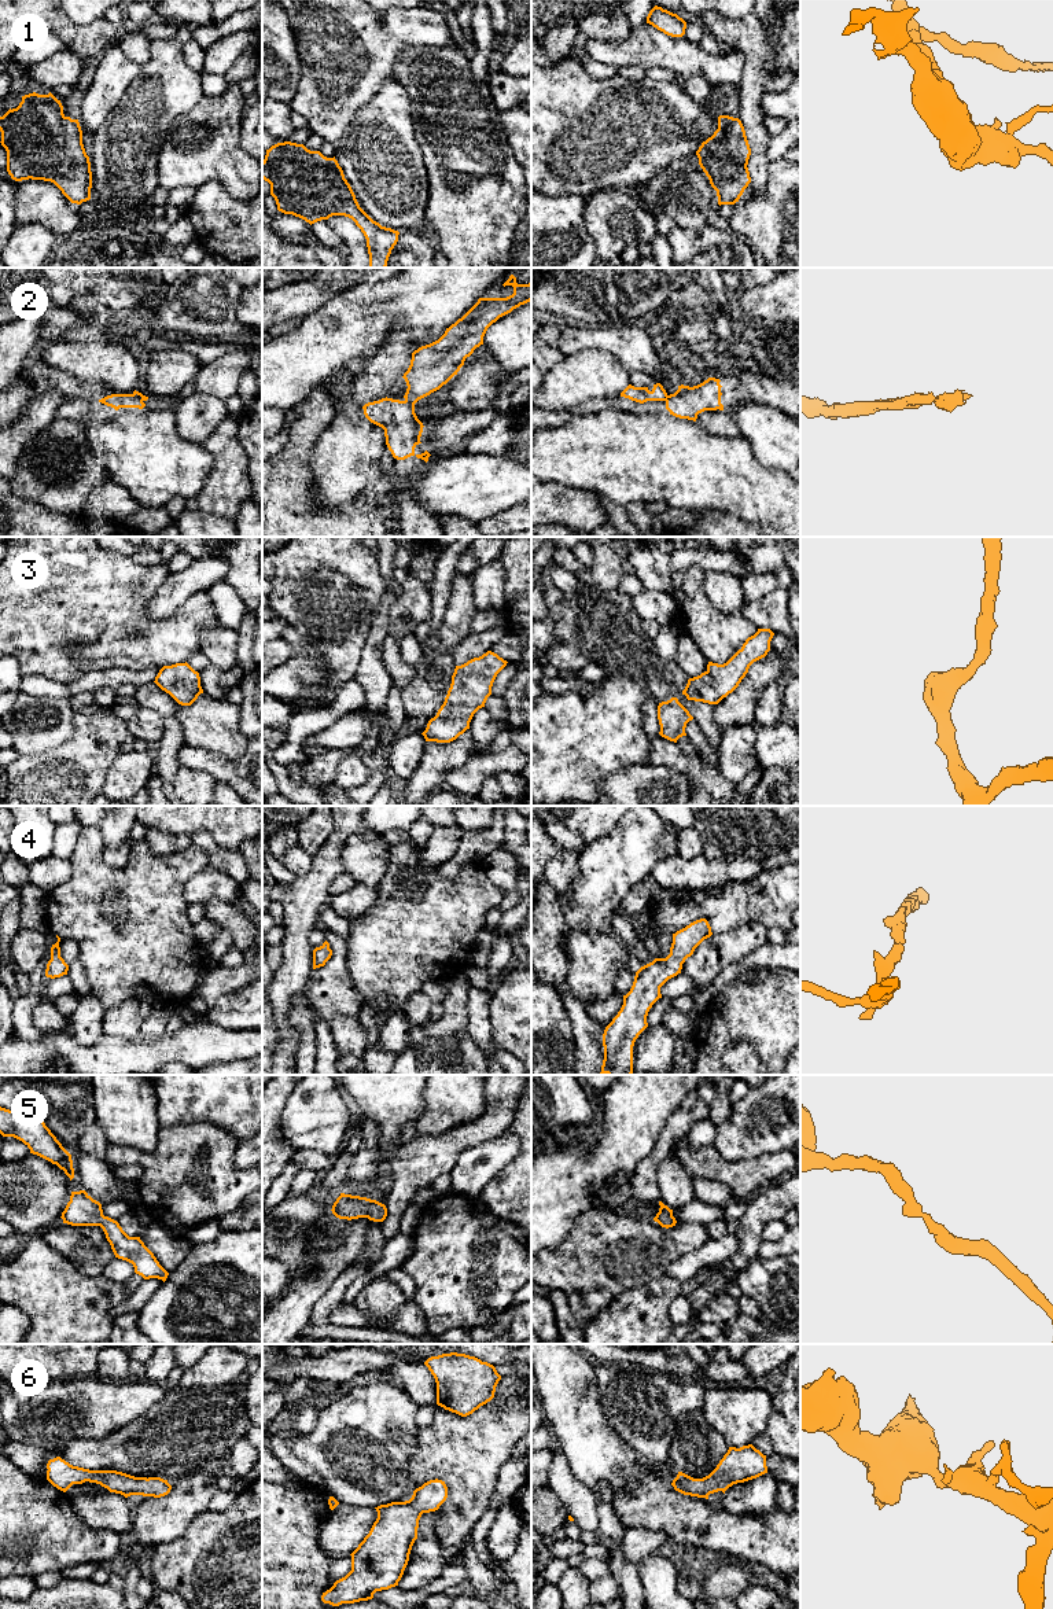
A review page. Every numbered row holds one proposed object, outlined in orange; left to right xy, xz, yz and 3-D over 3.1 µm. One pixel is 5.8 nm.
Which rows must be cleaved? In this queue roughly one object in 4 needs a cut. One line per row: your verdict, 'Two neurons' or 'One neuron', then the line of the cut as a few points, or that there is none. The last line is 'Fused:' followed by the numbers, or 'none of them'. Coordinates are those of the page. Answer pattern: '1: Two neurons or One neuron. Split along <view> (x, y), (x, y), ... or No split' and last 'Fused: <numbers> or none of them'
1: One neuron. No split
2: Two neurons. Split along xz (405, 400), (413, 404)
3: One neuron. No split
4: One neuron. No split
5: One neuron. No split
6: One neuron. No split
Fused: 2

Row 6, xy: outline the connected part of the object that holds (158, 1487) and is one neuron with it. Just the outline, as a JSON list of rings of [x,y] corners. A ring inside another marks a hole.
[[[60,1457],[47,1463],[47,1480],[58,1490],[66,1492],[73,1484],[85,1481],[100,1484],[110,1492],[161,1498],[170,1492],[172,1485],[161,1477],[135,1477],[117,1470],[89,1470],[73,1466]]]

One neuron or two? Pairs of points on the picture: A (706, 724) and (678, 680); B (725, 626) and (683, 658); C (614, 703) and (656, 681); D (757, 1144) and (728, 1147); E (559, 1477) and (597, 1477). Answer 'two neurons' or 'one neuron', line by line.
A: one neuron
B: two neurons
C: two neurons
D: one neuron
E: two neurons

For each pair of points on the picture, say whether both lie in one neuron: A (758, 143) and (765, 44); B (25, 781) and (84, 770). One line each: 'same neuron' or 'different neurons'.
A: same neuron
B: same neuron

